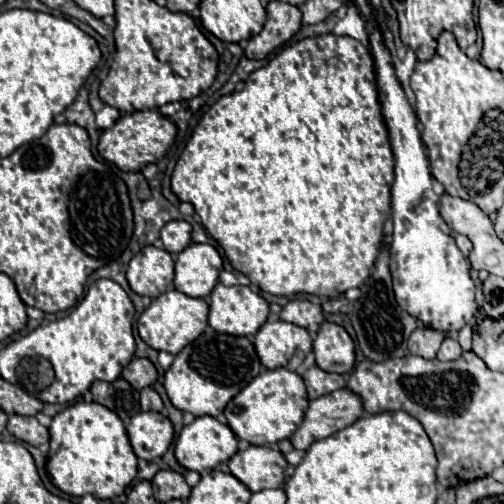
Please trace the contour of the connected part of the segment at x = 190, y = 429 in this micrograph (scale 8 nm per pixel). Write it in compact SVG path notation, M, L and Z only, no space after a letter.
M213 416L195 418L193 424L189 424L189 426L185 426L181 430L181 434L179 434L177 442L175 442L175 458L177 458L177 462L183 468L195 470L195 472L213 470L221 462L227 462L235 452L237 452L237 436L231 432L231 428L227 424L217 422Z

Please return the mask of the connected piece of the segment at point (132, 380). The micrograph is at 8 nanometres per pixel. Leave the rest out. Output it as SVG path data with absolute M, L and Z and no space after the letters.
M133 358L127 368L123 368L121 378L127 380L135 390L143 390L157 380L157 370L147 358Z

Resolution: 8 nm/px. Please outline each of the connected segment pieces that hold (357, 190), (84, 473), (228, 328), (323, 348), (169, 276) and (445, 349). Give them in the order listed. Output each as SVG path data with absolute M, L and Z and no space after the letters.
M323 34L315 38L303 38L283 48L267 66L253 70L245 80L241 92L231 92L219 98L199 120L191 140L187 142L171 176L171 190L181 202L191 202L201 216L205 230L225 250L231 266L243 272L251 284L257 284L263 292L275 296L293 297L297 294L315 294L325 298L337 298L349 288L357 288L369 276L369 270L381 250L383 224L391 208L391 184L393 184L393 152L389 144L387 126L381 116L377 100L373 58L365 44L351 40L349 36Z
M75 402L67 406L63 412L59 412L53 418L53 424L49 426L49 436L51 440L49 440L49 452L47 452L47 472L53 484L69 496L91 494L99 500L115 498L125 492L125 488L131 484L131 480L137 474L137 456L129 444L127 430L121 418L97 402Z
M219 282L209 298L209 326L215 332L253 338L269 316L267 302L249 286L223 286Z
M323 322L313 340L315 362L325 372L349 374L355 366L355 346L343 326Z
M147 246L131 258L125 276L135 294L157 298L173 282L173 260L169 252Z
M447 338L443 344L441 344L441 348L439 348L439 352L437 352L437 358L439 360L457 360L461 356L461 346L457 344L457 340L453 340L453 338Z

